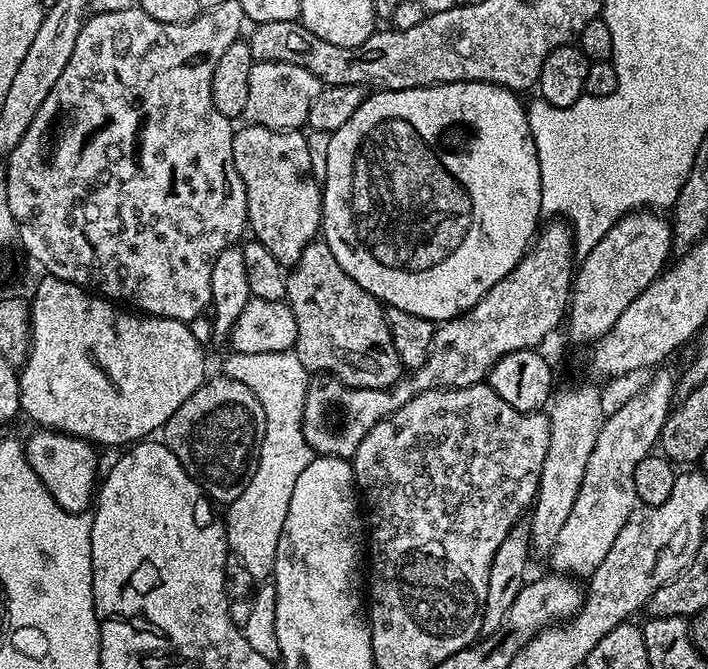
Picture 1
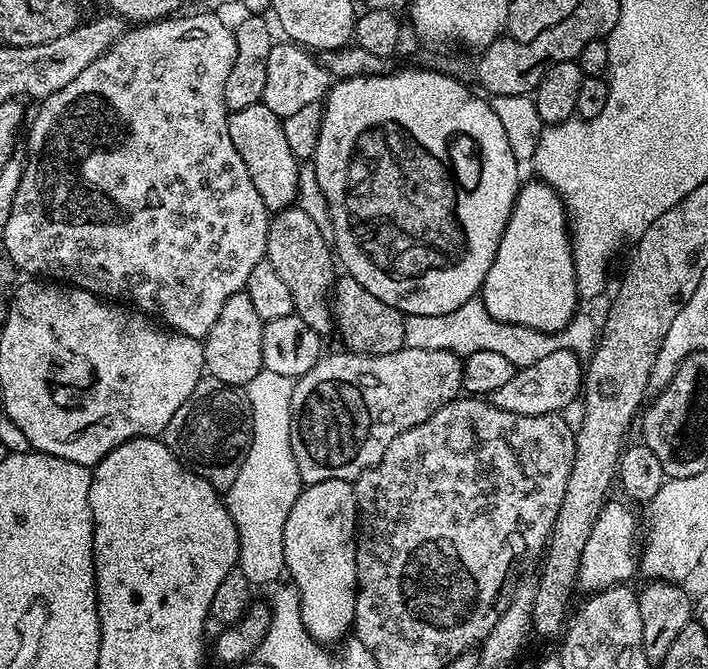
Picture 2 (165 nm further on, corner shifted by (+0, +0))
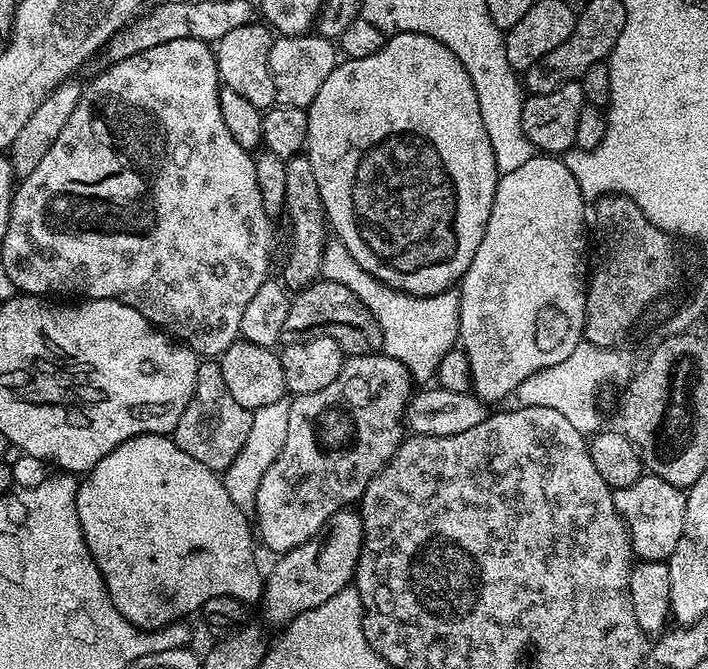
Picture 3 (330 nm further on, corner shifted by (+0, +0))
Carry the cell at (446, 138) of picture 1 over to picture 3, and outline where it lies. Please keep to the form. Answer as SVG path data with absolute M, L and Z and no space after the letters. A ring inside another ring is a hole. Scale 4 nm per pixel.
M397 32L385 39L378 54L357 60L345 59L337 63L336 69L322 82L314 102L306 110L308 113L308 143L306 155L310 166L314 166L314 178L318 178L318 194L322 198L325 217L334 233L350 250L354 262L374 274L386 286L409 292L415 296L429 296L445 292L453 287L466 274L474 254L486 234L486 222L496 193L498 173L494 162L494 150L490 148L490 138L486 136L486 126L482 126L482 110L478 106L478 94L474 94L474 82L466 74L466 66L458 62L456 55L442 42L417 32Z

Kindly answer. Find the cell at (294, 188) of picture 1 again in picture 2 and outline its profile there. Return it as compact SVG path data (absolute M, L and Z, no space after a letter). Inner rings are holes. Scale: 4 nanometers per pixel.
M261 102L246 106L246 110L229 112L228 129L230 142L234 142L234 150L242 154L242 162L246 162L246 171L250 174L250 182L254 182L254 190L258 190L269 213L275 214L283 208L293 207L296 204L301 161L297 160L286 142L283 119Z

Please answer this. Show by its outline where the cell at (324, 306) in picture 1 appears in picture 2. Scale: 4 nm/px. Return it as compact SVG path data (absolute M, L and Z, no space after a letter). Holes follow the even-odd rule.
M298 206L283 208L281 212L275 213L268 221L264 255L290 289L296 307L295 315L300 316L302 322L310 326L310 330L321 334L327 334L328 331L331 333L334 317L329 296L338 272L332 269L334 252L330 242L322 238L322 233L310 214Z

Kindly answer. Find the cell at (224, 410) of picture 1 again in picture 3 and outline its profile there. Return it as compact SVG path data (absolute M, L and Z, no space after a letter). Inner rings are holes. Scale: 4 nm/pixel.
M205 359L198 366L198 382L194 382L194 394L182 410L182 418L178 418L178 426L174 439L178 447L186 450L190 458L202 462L210 471L223 474L238 458L242 446L246 446L246 438L250 438L250 422L252 412L243 408L226 390L226 382L222 378L222 370L215 359Z

